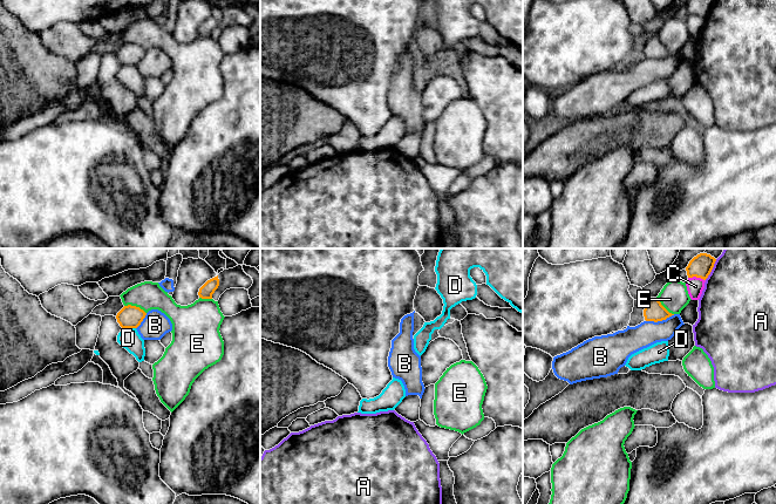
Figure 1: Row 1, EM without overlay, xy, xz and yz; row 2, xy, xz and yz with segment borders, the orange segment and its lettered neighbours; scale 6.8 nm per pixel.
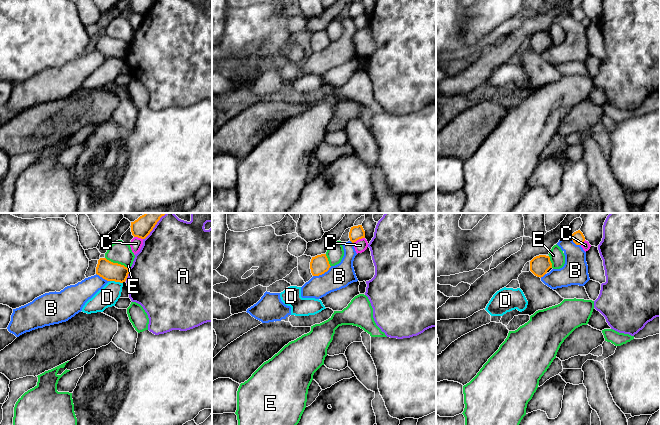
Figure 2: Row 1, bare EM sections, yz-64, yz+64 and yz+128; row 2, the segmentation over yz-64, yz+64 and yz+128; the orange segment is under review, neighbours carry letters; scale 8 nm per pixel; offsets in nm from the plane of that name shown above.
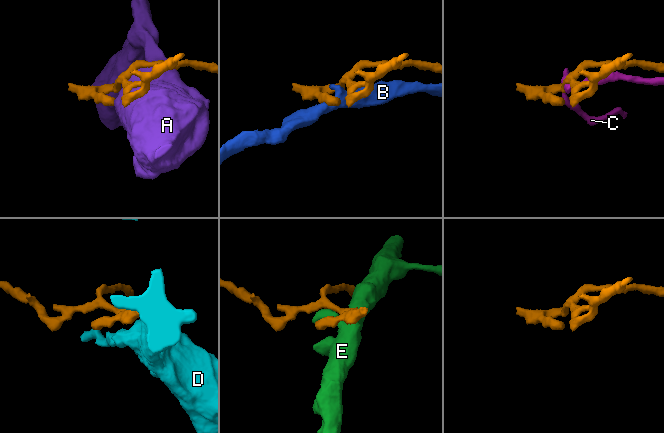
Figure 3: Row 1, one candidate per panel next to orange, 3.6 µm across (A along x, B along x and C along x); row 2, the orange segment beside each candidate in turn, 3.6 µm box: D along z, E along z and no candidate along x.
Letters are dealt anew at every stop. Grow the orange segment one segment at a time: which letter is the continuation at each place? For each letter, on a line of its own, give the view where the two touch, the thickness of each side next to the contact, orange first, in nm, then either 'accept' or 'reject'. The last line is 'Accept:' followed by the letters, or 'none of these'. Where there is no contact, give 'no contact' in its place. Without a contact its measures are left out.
A: yz | 110/460 nm | reject
B: yz | 140/180 nm | reject
C: yz | 110/120 nm | reject
D: xy | 160/140 nm | reject
E: xy | 160/200 nm | reject
Accept: none of these

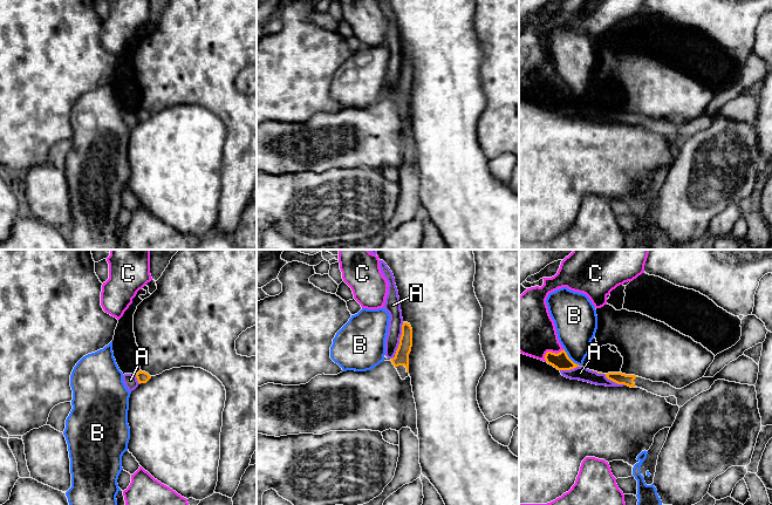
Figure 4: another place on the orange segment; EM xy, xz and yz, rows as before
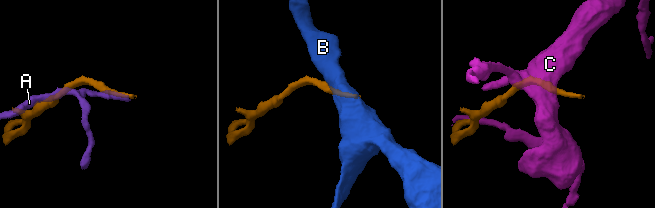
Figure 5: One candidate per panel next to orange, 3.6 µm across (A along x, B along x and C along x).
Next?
A: xz | 100/110 nm | reject
B: yz | 120/280 nm | reject
C: yz | 120/360 nm | reject
Accept: none of these

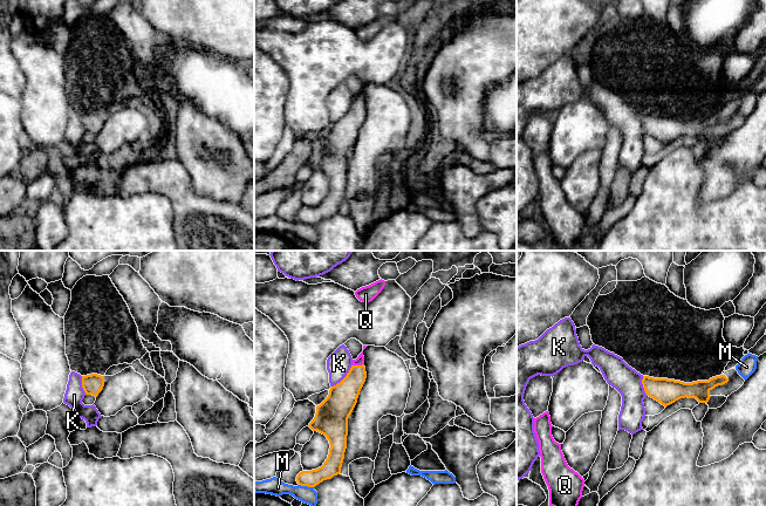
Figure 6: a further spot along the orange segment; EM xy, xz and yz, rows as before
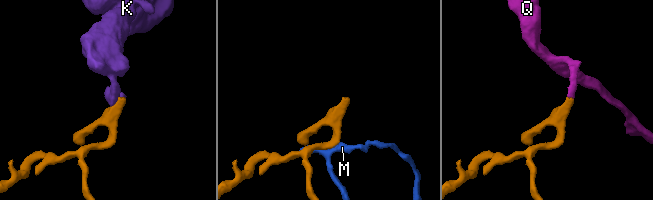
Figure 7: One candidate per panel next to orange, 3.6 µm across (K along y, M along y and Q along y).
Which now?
K: xz | 220/170 nm | reject
M: xz | 120/120 nm | reject
Q: xz | 200/60 nm | accept
Accept: Q

